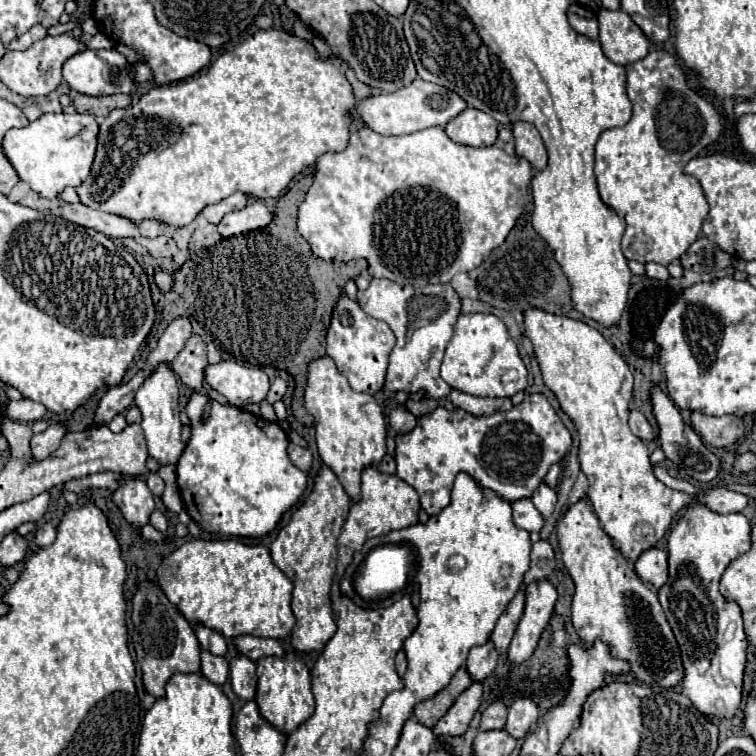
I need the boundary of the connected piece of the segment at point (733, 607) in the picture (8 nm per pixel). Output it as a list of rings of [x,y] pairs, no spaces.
[[[690,505],[684,517],[676,523],[668,537],[668,565],[670,565],[670,579],[666,585],[660,587],[658,599],[664,609],[664,615],[676,635],[676,641],[680,645],[680,657],[684,665],[684,677],[680,681],[682,695],[686,695],[694,707],[708,715],[708,717],[720,717],[720,719],[732,719],[742,703],[742,681],[744,681],[744,669],[746,669],[746,651],[748,651],[748,639],[744,633],[742,613],[740,607],[734,601],[726,601],[724,595],[718,591],[718,583],[722,573],[728,569],[728,565],[744,555],[750,549],[750,523],[742,513],[730,513],[730,515],[718,515],[712,513],[704,505]]]

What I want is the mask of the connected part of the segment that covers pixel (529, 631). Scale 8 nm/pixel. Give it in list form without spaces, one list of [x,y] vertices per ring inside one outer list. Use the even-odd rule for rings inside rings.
[[[548,579],[526,585],[524,615],[508,649],[508,659],[512,663],[522,663],[534,653],[536,643],[550,621],[556,597],[556,587]]]

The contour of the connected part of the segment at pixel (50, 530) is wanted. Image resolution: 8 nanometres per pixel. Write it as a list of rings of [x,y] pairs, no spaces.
[[[42,523],[42,525],[36,527],[36,531],[34,531],[34,543],[36,543],[38,547],[50,545],[50,543],[54,543],[54,539],[56,539],[56,529],[54,529],[54,525]]]

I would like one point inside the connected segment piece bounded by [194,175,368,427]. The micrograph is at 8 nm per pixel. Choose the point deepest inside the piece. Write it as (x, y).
(254, 289)

